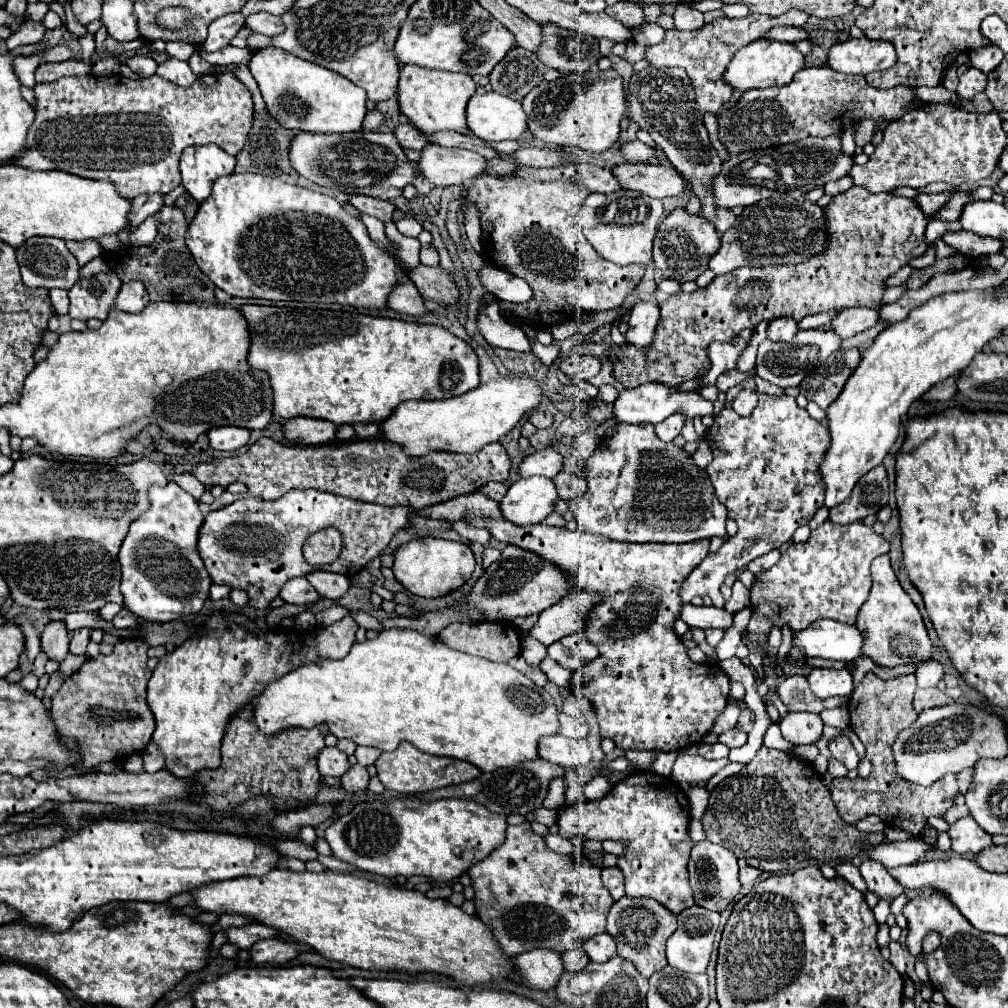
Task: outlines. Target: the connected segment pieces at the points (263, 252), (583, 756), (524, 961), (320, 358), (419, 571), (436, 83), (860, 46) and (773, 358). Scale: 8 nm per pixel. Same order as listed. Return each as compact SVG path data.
M232 173L214 183L212 195L200 205L196 217L188 225L186 245L200 271L232 297L340 303L382 309L404 271L392 255L370 241L364 223L344 211L336 199L298 185L280 183L278 177L256 173Z
M562 735L542 737L538 755L560 767L582 767L588 765L592 759L592 753L584 739L568 739Z
M532 949L514 957L520 979L534 989L552 989L564 973L560 953L552 949Z
M242 305L240 311L244 313L252 335L248 363L254 369L268 371L274 389L274 415L280 415L282 419L304 415L326 419L336 425L368 423L370 419L372 423L382 423L402 401L458 397L480 385L474 349L440 325L420 325L330 309Z
M426 537L426 539L412 539L404 545L400 545L394 551L394 577L412 593L420 597L442 597L450 591L460 589L474 571L474 555L466 543L458 541L446 541L438 537Z
M404 65L398 83L400 111L414 123L424 135L434 135L444 129L464 133L466 127L466 103L476 93L476 85L470 75L424 69L418 65Z
M866 37L838 41L828 51L828 67L840 73L866 75L872 71L886 71L896 63L892 43L872 41Z
M806 329L798 331L792 341L788 343L774 343L770 339L758 345L758 361L756 361L756 375L778 385L778 387L794 387L816 367L820 367L834 351L838 351L842 339L836 337L830 329Z

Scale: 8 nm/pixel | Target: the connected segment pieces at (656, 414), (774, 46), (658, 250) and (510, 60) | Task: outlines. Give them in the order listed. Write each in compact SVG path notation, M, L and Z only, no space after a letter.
M644 383L636 389L624 389L618 399L614 401L614 407L612 407L612 413L616 415L618 421L624 421L624 423L660 423L662 419L670 417L672 413L684 413L686 417L686 425L684 425L684 431L682 431L682 437L686 441L696 441L696 433L694 433L694 417L702 417L702 415L712 415L712 403L706 401L698 391L678 391L674 387L668 387L668 385L662 385L662 383Z
M752 41L752 45L746 45L740 49L728 69L724 71L724 81L738 91L748 91L748 89L764 89L764 87L782 87L788 85L794 77L796 71L804 67L804 55L796 51L792 43L778 43L778 41Z
M674 209L662 221L654 237L654 263L666 277L678 281L694 281L708 269L708 261L718 249L720 249L720 233L712 229L712 225L704 217L690 215L684 209Z
M526 49L510 51L490 73L490 85L496 93L522 101L530 89L544 81L546 65Z

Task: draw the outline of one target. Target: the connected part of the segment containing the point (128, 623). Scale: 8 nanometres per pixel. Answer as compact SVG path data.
M122 609L114 619L112 619L112 625L116 627L116 629L128 629L128 627L132 627L132 625L136 625L138 623L138 619L134 617L134 613L130 613L128 609Z

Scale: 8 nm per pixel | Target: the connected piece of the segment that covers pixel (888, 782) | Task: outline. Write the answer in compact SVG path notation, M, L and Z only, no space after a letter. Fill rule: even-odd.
M870 671L862 679L860 687L852 693L850 703L848 703L850 727L866 747L866 757L872 763L872 773L868 779L858 777L858 779L834 779L832 781L830 795L832 795L832 801L840 817L846 823L854 825L858 819L874 813L888 825L900 827L900 829L906 829L918 835L924 829L928 817L942 817L946 809L952 805L948 799L958 793L954 775L948 775L930 787L920 787L916 783L900 779L900 775L894 771L892 741L902 729L910 727L910 723L914 723L918 717L918 713L912 707L914 691L916 691L914 675L902 675L890 681L882 681Z

